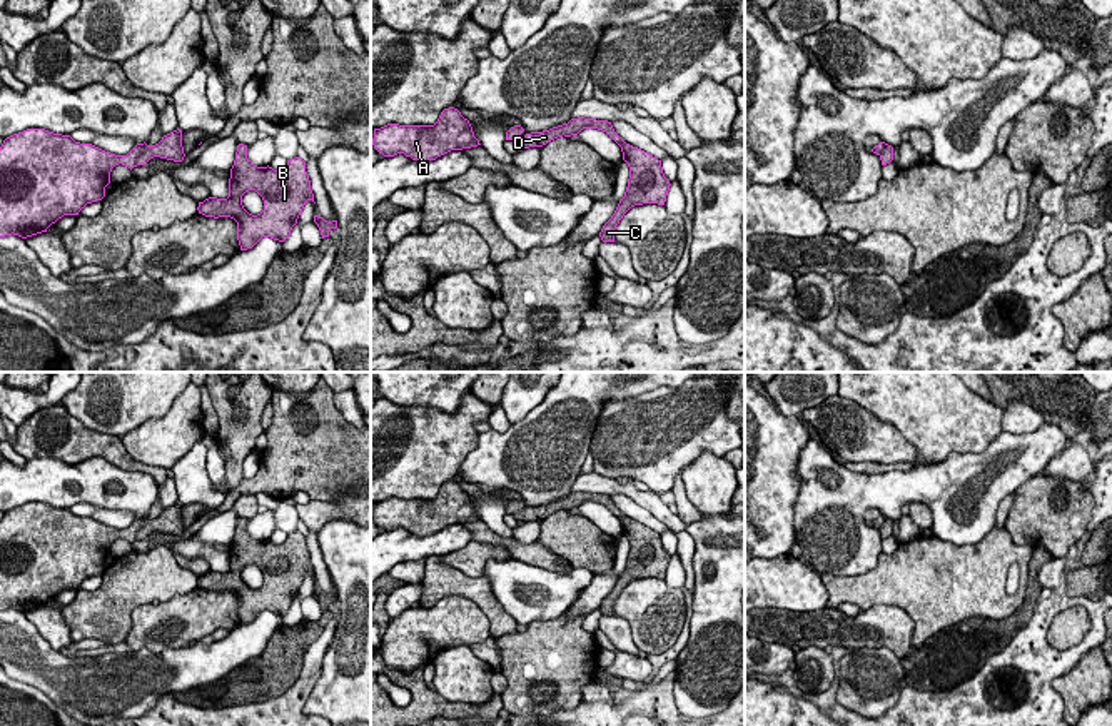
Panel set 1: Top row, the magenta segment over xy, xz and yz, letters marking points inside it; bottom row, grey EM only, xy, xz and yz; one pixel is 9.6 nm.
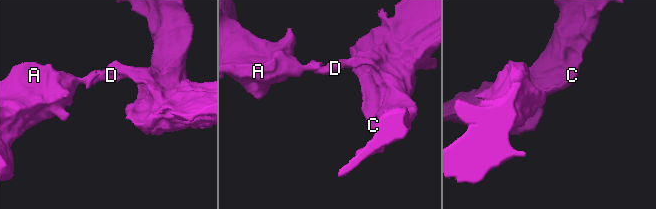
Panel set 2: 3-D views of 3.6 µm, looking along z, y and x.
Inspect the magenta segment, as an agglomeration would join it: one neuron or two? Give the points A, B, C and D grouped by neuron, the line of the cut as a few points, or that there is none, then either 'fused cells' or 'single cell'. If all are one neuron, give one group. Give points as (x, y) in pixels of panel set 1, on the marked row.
groups A / B C D; cut xy (146, 144), (136, 164); fused cells

